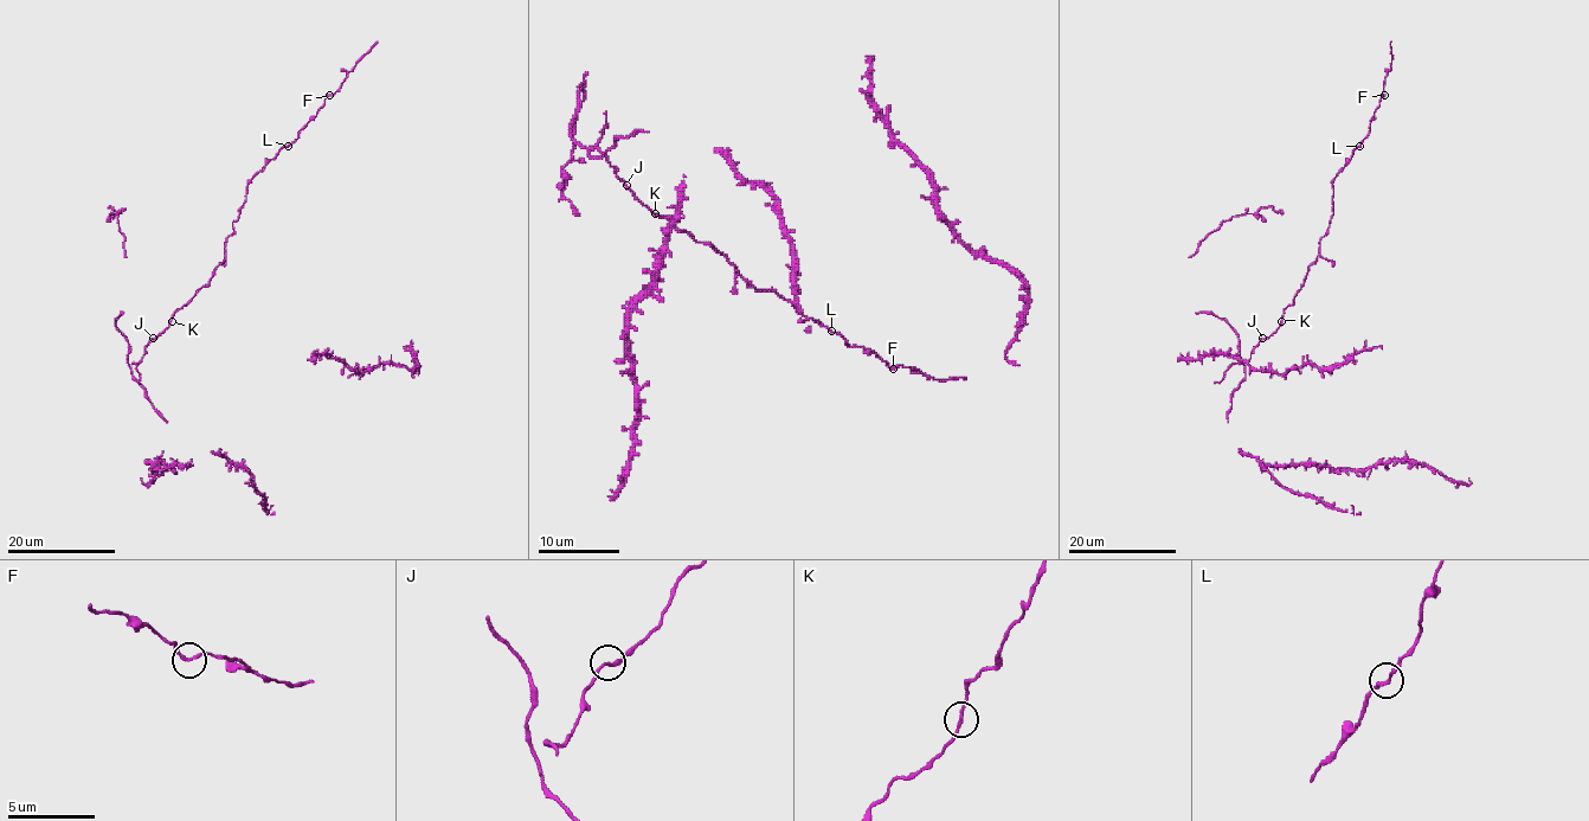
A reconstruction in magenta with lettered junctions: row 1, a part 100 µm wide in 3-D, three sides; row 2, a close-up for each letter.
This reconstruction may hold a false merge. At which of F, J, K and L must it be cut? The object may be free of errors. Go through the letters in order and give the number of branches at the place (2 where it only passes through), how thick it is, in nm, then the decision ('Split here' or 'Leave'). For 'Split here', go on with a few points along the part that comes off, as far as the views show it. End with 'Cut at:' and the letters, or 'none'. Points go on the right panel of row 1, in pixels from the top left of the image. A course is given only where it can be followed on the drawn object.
F: Branches: 2. Thickness 160 nm. Leave
J: Branches: 2. Thickness 160 nm. Leave
K: Branches: 2. Thickness 160 nm. Leave
L: Branches: 2. Thickness 160 nm. Leave
Cut at: none

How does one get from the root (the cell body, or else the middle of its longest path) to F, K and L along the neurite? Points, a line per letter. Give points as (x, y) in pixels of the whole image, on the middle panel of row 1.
F: (613, 142), (593, 156), (598, 151), (651, 211), (720, 252), (747, 286), (773, 289), (892, 369)
K: (613, 142), (598, 158), (593, 156), (598, 151), (626, 187), (655, 213)
L: (613, 142), (593, 156), (598, 151), (651, 211), (720, 252), (747, 286), (773, 289), (831, 331)

